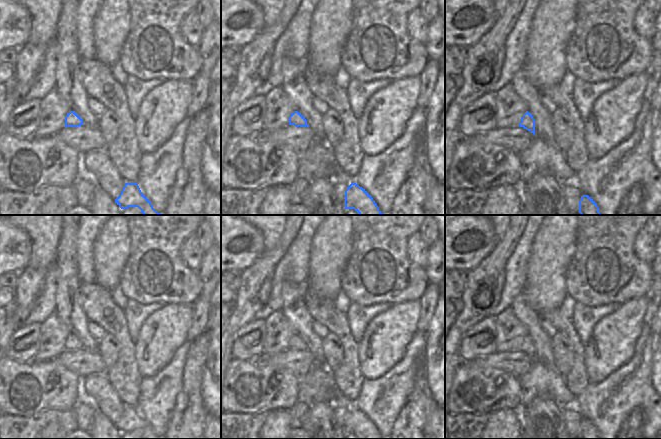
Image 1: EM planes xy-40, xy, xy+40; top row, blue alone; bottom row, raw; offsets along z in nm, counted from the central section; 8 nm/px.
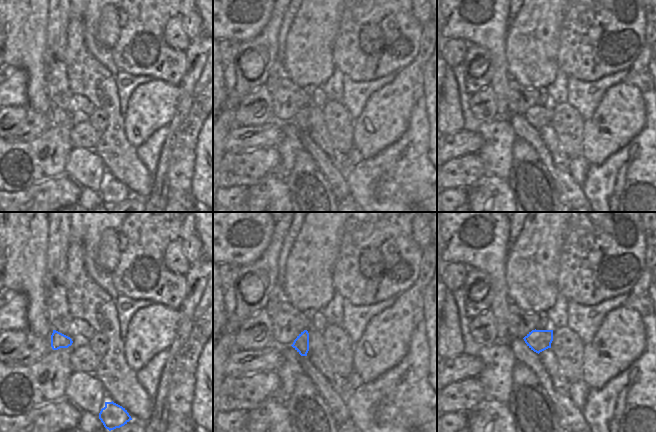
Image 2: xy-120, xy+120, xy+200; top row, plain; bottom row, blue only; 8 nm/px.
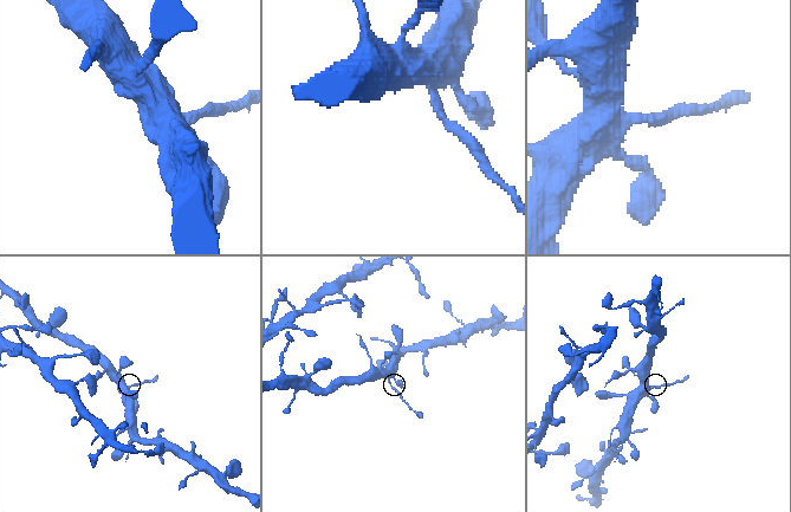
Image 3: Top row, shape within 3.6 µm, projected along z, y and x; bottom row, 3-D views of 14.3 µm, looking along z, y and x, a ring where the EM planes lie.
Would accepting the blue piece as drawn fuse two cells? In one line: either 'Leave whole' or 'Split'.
Split

